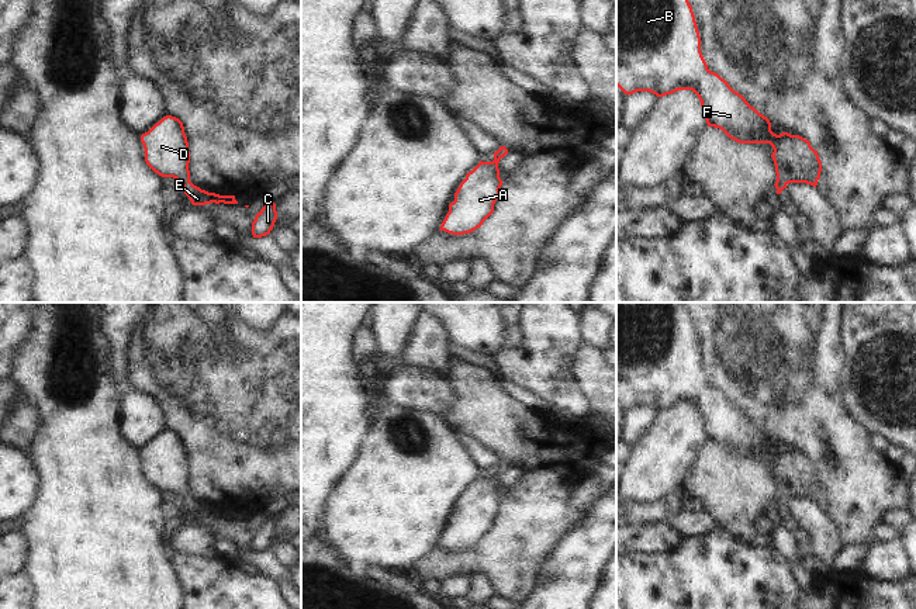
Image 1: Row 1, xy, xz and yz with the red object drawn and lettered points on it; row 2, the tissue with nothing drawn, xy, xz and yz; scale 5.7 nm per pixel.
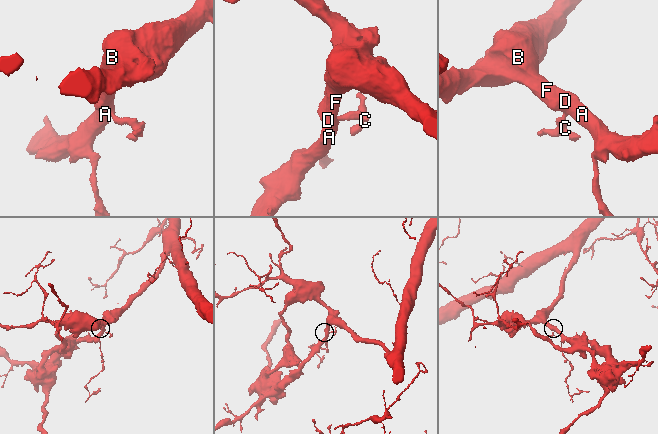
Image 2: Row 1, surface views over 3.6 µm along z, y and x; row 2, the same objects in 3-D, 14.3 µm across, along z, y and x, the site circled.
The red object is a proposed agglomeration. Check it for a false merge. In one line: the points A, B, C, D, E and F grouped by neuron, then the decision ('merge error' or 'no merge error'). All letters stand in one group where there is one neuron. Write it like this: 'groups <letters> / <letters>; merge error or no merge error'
groups A B C D E F; no merge error

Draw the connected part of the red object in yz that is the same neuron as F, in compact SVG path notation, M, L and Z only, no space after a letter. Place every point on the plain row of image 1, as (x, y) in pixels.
M616 302L616 401L628 411L650 406L663 412L678 405L692 405L701 416L708 442L722 444L739 459L772 461L777 509L789 498L818 501L822 477L810 457L788 447L774 449L767 432L751 422L725 394L708 384L701 367L695 331L681 302Z

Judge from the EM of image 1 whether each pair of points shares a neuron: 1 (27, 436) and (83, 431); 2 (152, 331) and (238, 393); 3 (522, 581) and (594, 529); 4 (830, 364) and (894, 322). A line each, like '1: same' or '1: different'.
1: different
2: same
3: different
4: different

